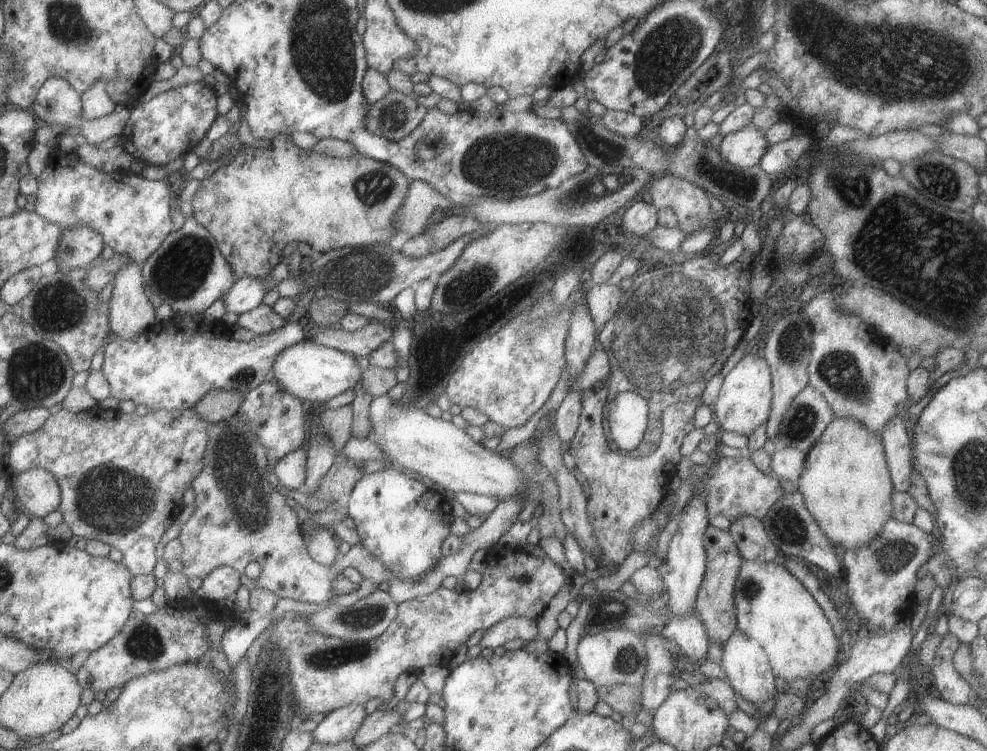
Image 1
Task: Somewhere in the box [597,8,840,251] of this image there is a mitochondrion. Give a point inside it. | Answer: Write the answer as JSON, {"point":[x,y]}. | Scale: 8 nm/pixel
{"point":[666,51]}

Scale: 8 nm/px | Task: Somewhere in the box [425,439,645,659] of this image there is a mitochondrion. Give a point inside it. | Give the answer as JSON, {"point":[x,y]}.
{"point":[609,607]}

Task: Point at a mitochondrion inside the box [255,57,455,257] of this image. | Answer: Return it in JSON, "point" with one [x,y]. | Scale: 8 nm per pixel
{"point":[376,187]}

